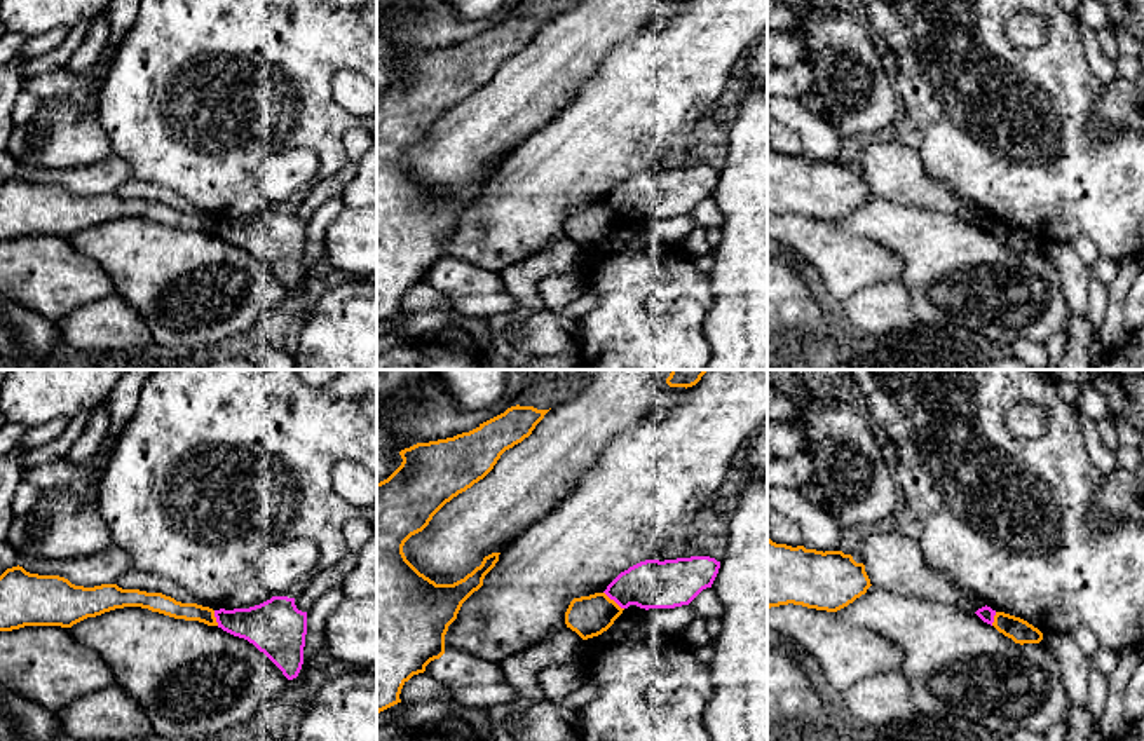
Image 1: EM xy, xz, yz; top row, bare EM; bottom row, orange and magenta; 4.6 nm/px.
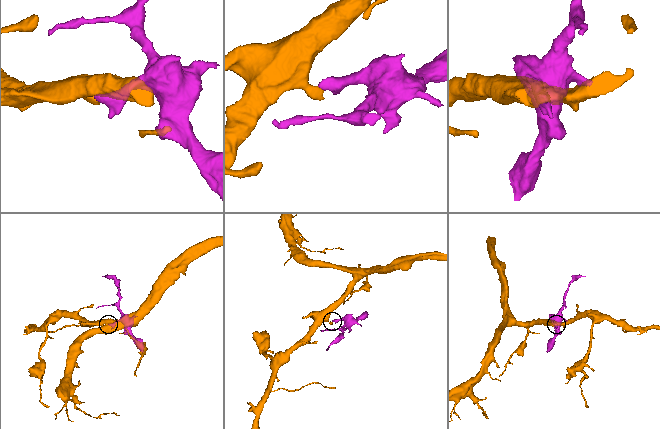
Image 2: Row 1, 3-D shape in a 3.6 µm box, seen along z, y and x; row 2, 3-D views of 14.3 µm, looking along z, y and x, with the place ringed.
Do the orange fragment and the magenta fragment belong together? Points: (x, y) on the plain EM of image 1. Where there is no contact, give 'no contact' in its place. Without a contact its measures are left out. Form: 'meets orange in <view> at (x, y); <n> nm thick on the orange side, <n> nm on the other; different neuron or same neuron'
meets orange in xz at (612, 210); 190 nm thick on the orange side, 220 nm on the other; different neuron

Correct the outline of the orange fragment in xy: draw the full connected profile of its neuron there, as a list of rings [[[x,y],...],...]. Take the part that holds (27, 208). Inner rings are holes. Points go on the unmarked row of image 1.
[[[19,174],[0,185],[0,241],[24,235],[72,237],[87,227],[124,216],[218,235],[213,218],[181,213],[162,202],[122,199],[117,194],[84,197],[59,185],[30,183]]]

